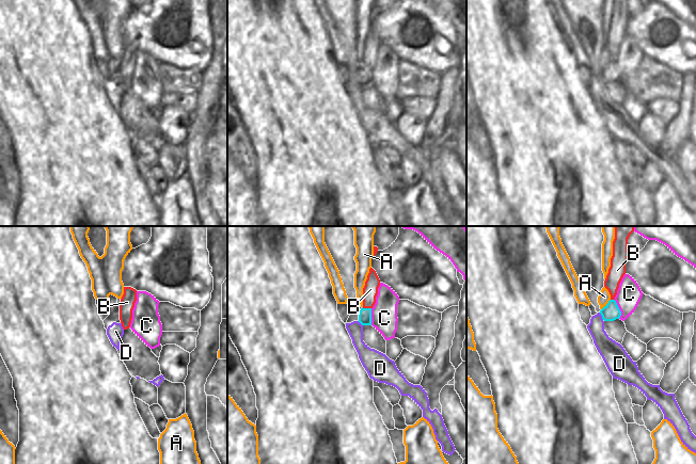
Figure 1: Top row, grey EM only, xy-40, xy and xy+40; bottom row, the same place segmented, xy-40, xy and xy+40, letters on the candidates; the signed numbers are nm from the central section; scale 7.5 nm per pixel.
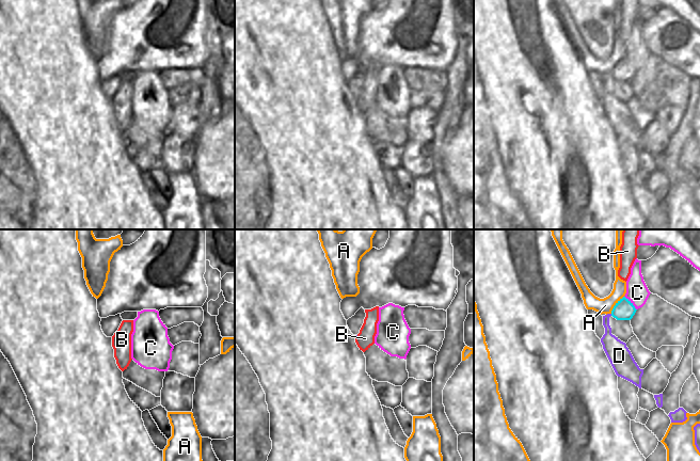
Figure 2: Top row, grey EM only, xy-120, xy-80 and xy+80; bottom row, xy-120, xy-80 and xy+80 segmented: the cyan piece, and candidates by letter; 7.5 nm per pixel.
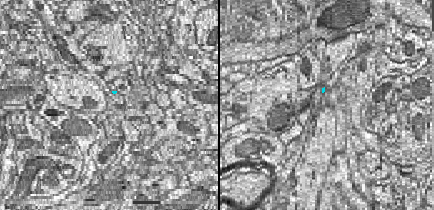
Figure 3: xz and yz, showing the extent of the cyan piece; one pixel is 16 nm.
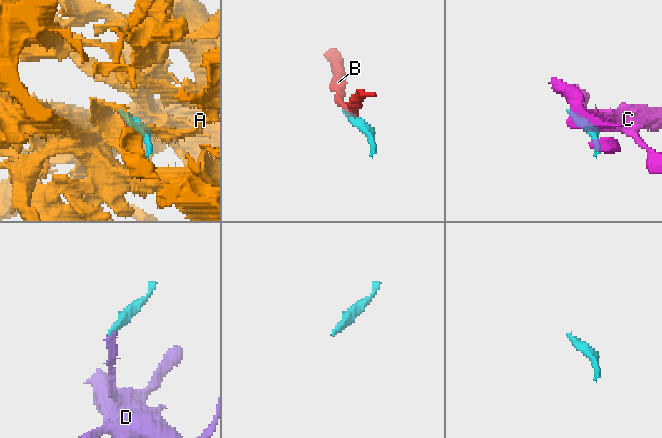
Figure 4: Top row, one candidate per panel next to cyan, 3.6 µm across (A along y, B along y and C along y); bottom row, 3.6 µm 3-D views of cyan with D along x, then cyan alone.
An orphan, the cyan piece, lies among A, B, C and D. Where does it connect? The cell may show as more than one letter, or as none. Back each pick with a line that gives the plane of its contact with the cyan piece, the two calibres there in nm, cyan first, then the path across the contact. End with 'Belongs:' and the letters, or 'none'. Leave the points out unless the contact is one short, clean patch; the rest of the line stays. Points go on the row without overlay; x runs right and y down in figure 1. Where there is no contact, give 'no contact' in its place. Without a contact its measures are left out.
Belongs: none

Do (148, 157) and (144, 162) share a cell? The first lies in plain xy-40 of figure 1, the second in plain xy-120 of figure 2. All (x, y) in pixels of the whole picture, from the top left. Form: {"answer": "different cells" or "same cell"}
{"answer": "same cell"}

